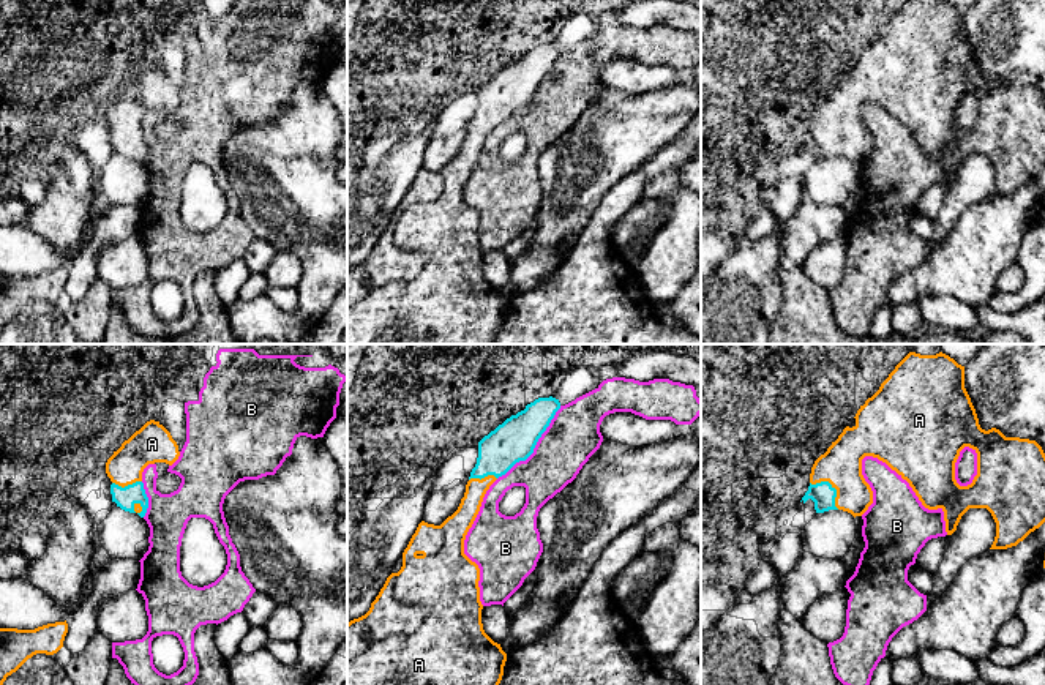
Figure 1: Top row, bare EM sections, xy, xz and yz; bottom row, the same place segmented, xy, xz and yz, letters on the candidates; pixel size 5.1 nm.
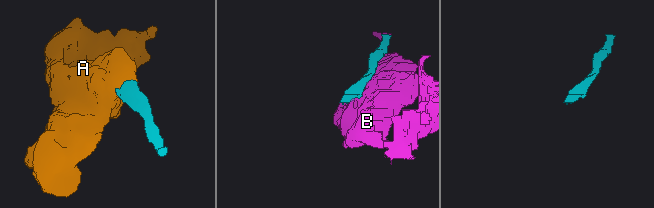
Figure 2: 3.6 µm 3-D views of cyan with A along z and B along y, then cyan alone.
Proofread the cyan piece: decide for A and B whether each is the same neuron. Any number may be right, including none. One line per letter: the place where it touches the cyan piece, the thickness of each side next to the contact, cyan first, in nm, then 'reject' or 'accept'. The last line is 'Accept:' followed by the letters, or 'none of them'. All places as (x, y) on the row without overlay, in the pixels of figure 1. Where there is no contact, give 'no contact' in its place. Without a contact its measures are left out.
A: meets cyan in yz at (831, 133); 120 nm thick on the cyan side, 200 nm on the other; accept
B: meets cyan in xz at (534, 93); 220 nm thick on the cyan side, 280 nm on the other; reject
Accept: A

